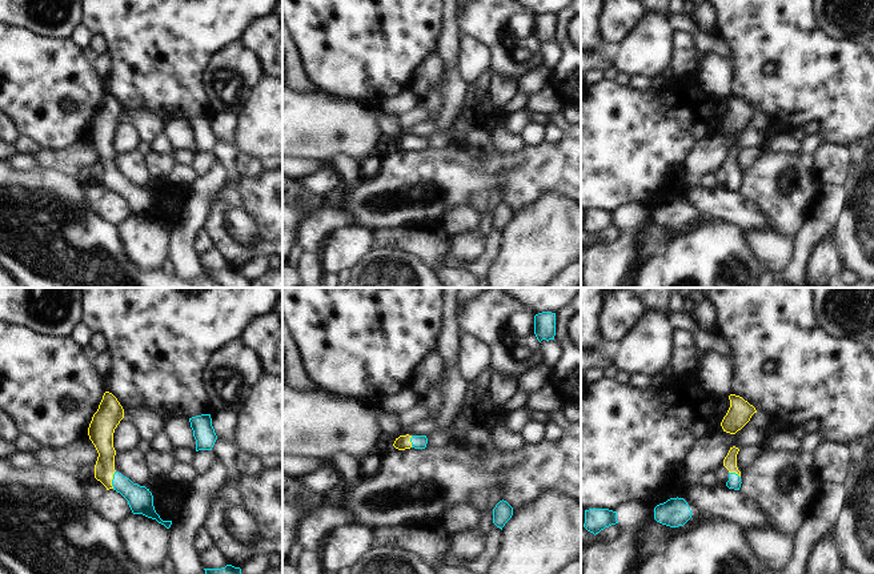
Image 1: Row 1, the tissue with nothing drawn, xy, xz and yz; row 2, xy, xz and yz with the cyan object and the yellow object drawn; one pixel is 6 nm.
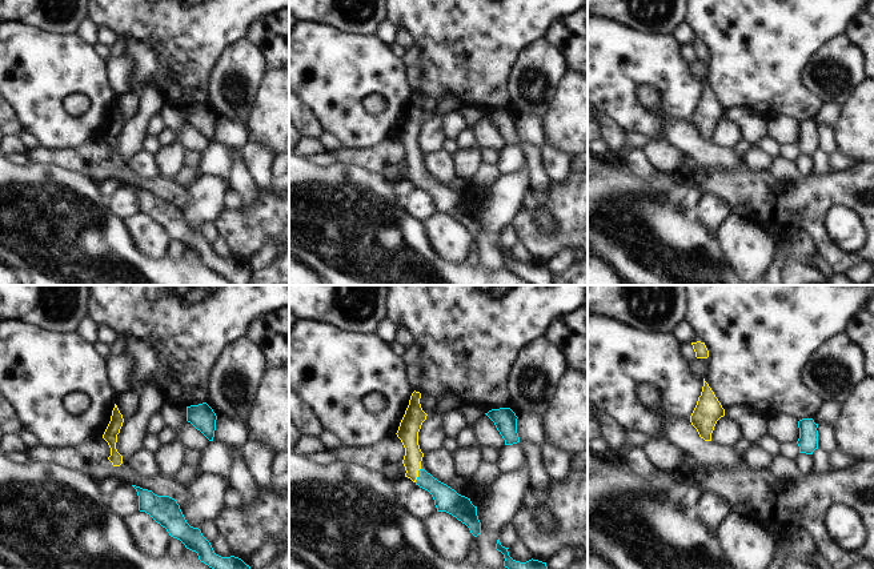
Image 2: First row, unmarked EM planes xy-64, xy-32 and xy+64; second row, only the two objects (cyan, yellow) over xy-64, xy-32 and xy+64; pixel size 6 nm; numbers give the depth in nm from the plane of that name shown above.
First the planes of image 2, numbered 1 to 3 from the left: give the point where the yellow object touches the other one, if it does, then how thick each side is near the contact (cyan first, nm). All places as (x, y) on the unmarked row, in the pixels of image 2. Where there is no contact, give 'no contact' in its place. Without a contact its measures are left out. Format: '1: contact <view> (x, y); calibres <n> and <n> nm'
1: no contact
2: contact xy-32 (419, 176); calibres 150 and 120 nm
3: no contact

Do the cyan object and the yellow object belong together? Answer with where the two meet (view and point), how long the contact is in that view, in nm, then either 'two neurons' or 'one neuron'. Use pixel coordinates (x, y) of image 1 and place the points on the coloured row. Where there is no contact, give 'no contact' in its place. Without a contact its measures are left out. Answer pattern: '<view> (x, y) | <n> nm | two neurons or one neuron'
xy (112, 480) | 110 nm | one neuron

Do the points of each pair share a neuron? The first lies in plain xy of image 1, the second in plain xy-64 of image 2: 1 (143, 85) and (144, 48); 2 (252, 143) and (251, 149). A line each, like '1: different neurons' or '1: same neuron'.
1: same neuron
2: different neurons

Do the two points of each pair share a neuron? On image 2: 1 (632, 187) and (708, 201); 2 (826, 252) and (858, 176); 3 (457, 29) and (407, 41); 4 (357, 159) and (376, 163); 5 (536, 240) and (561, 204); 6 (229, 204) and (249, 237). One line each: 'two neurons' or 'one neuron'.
1: two neurons
2: one neuron
3: two neurons
4: one neuron
5: one neuron
6: two neurons

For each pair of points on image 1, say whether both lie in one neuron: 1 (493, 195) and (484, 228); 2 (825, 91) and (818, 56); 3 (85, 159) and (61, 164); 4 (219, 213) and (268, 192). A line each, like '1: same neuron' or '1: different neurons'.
1: same neuron
2: same neuron
3: same neuron
4: same neuron

